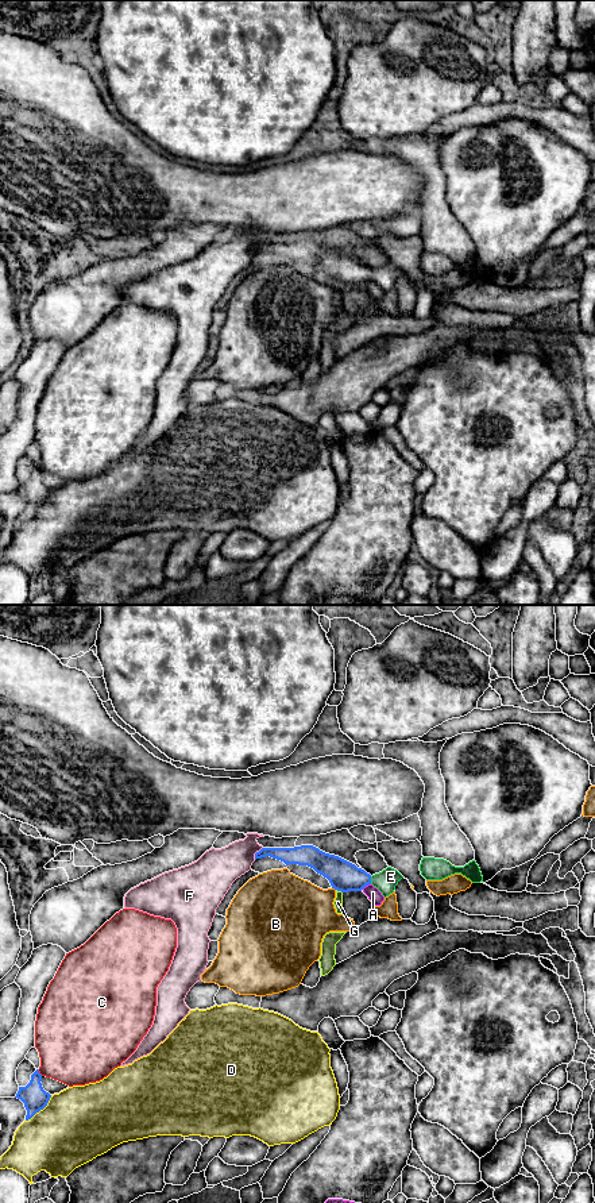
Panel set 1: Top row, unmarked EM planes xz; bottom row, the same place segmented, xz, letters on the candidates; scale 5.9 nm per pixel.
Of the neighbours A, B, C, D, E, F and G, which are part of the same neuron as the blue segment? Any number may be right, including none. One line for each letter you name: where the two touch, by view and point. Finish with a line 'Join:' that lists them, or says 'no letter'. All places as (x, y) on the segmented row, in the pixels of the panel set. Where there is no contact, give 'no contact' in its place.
E: contact xz (370, 880)
Join: E

